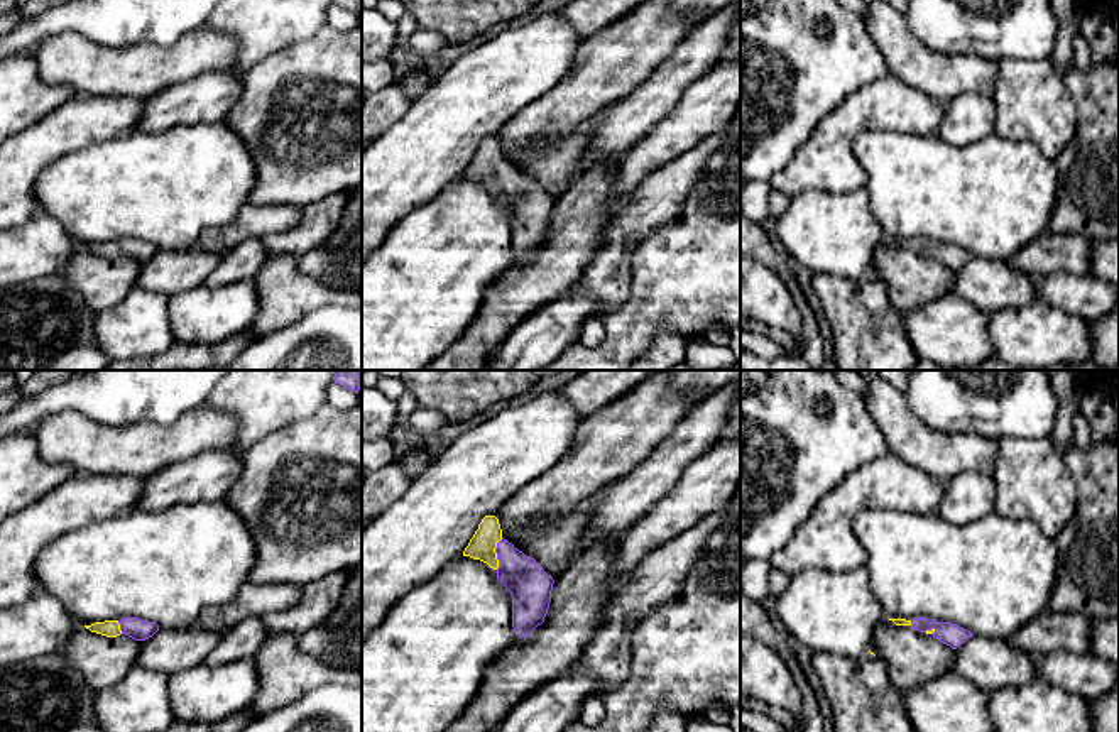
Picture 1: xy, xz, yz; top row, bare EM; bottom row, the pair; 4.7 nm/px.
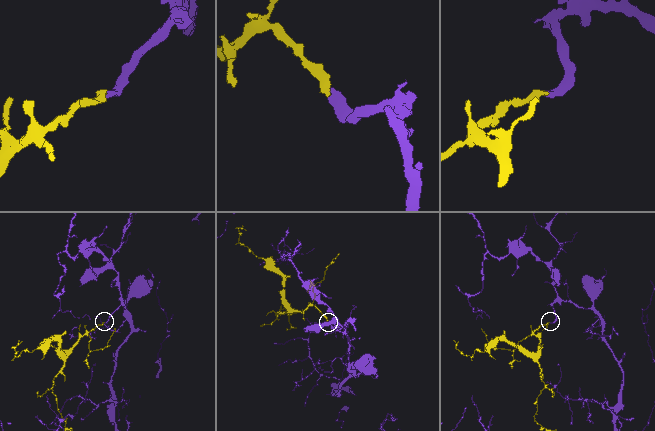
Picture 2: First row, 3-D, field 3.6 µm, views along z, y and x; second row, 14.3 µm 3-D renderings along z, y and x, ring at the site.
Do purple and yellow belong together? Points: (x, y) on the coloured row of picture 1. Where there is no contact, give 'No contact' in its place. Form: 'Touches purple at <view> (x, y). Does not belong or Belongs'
Touches purple at xz (496, 551). Belongs

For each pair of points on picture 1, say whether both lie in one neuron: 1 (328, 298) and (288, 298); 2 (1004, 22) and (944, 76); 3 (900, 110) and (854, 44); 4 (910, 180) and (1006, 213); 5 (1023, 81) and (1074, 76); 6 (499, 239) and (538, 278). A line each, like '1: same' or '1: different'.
1: same
2: different
3: different
4: same
5: different
6: different

